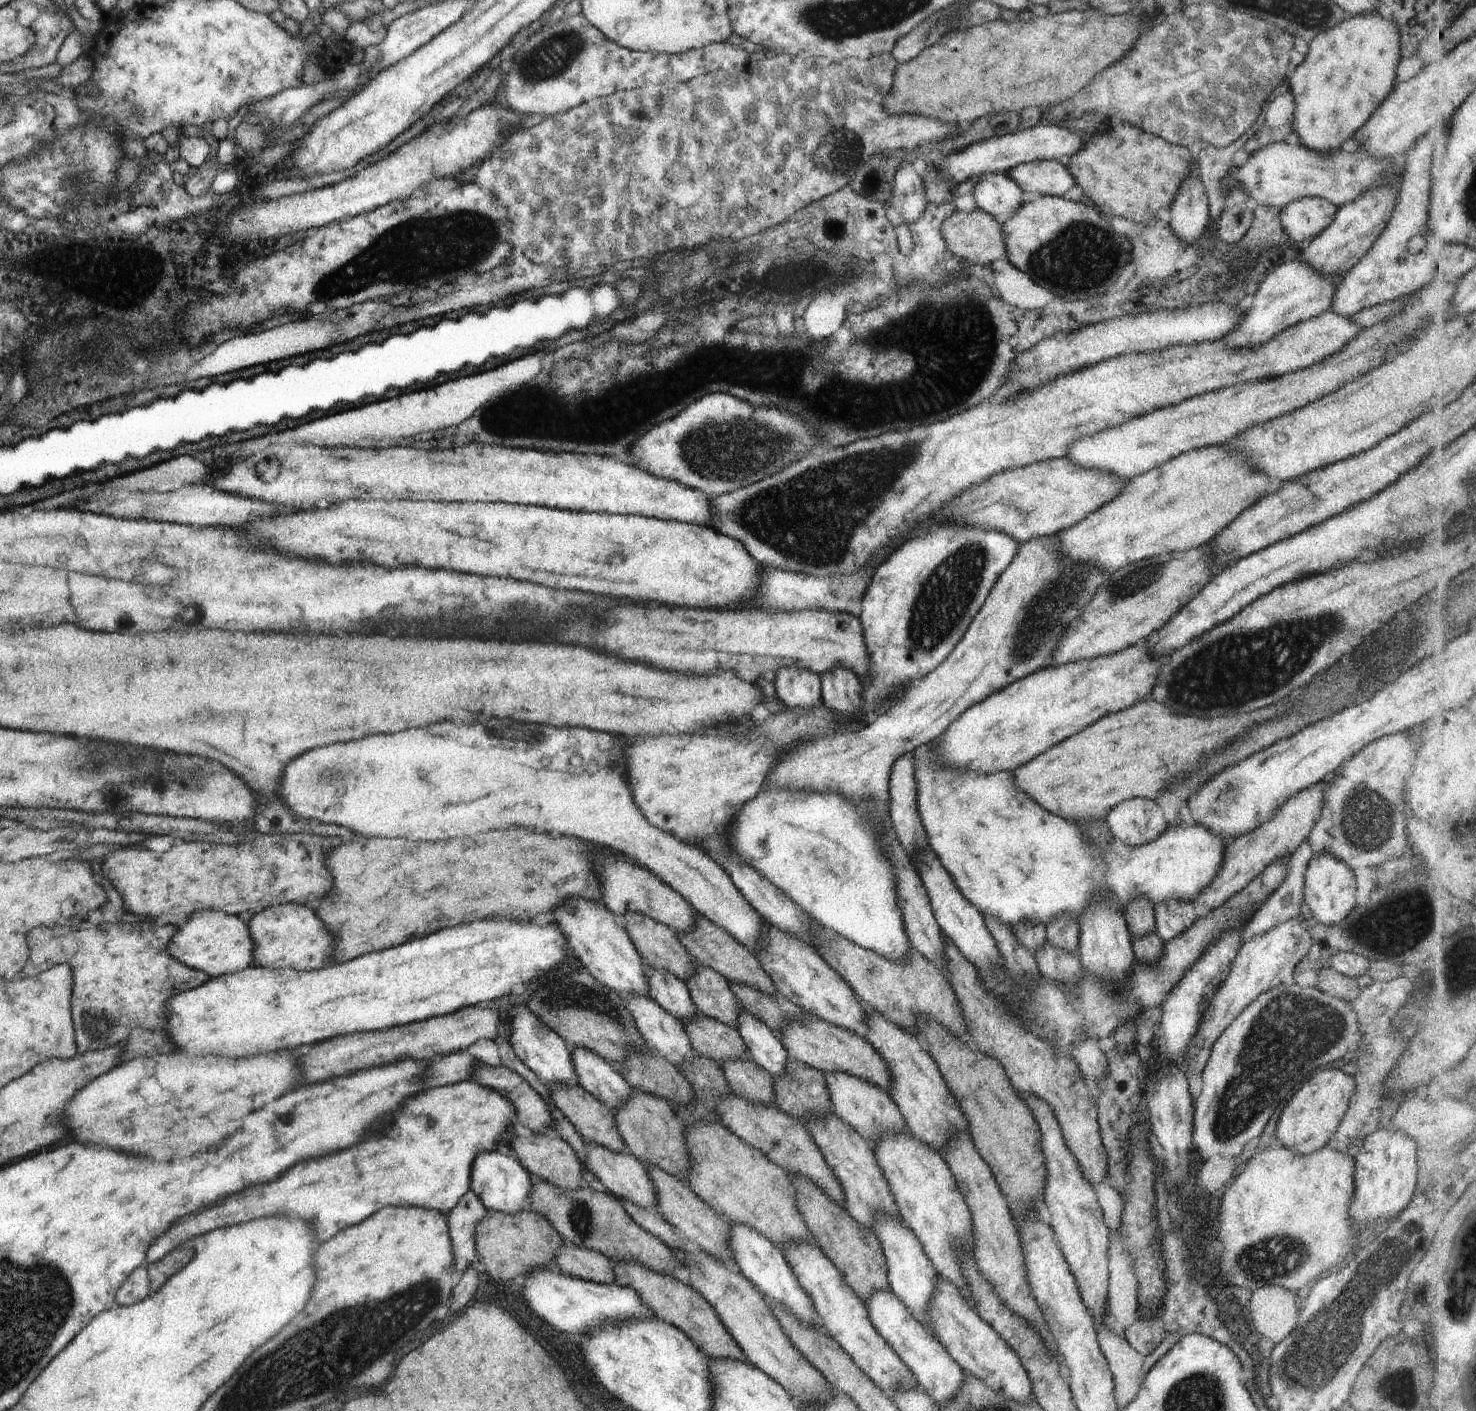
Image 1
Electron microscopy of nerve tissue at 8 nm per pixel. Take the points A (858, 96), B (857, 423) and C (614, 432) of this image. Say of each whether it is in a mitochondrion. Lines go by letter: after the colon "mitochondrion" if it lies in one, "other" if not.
A: other
B: mitochondrion
C: mitochondrion

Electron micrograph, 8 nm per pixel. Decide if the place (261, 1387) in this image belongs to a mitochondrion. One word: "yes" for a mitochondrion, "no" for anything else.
yes

